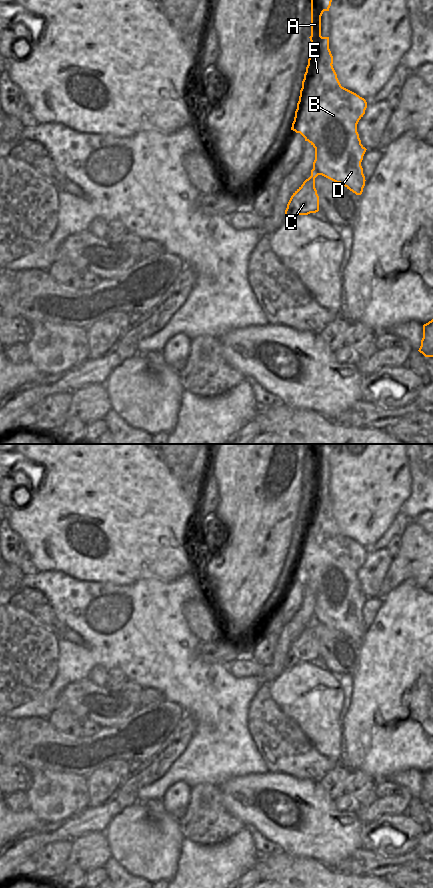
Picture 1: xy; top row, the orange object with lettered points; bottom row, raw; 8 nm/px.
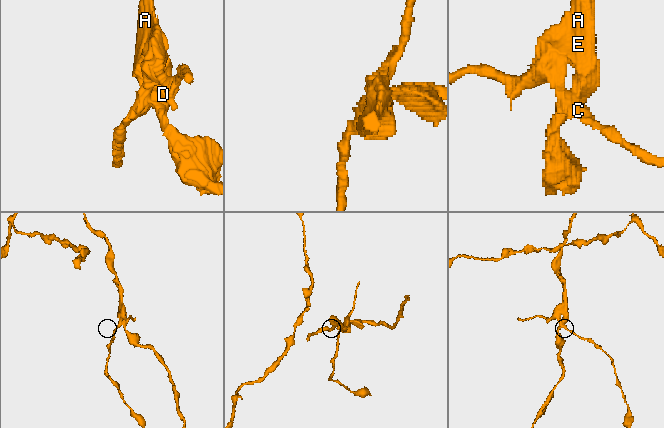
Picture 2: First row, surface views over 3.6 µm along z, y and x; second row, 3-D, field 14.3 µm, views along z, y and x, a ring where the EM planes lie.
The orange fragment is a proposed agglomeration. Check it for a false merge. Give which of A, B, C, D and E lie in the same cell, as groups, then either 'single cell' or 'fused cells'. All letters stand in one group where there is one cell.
groups A B D E / C; fused cells

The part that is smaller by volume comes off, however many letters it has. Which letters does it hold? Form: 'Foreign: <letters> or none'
Foreign: C

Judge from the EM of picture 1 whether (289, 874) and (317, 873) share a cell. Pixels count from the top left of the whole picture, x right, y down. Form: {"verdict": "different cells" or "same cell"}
{"verdict": "same cell"}

